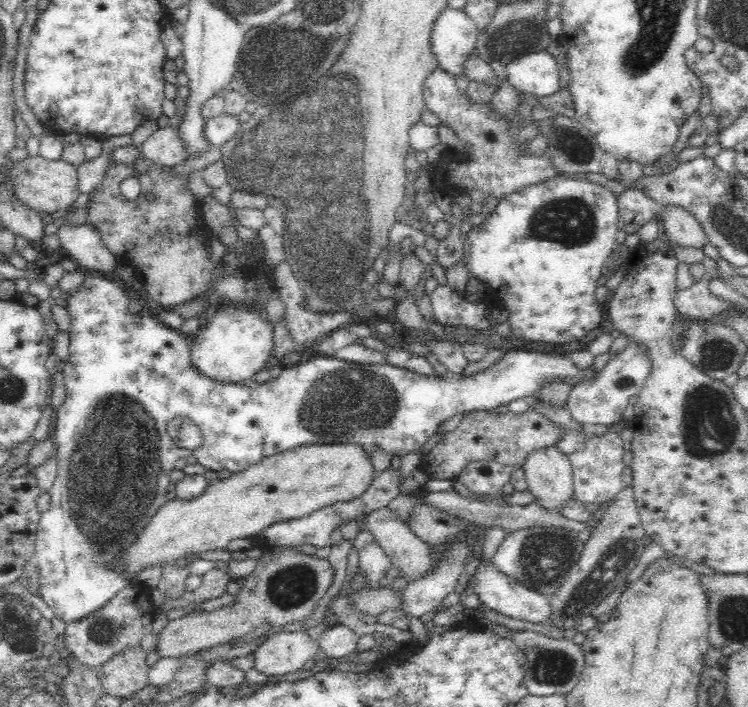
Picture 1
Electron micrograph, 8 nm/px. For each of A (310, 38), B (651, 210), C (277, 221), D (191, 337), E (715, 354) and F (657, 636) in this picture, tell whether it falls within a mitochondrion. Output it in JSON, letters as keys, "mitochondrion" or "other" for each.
{"A":"mitochondrion","B":"other","C":"mitochondrion","D":"other","E":"mitochondrion","F":"mitochondrion"}

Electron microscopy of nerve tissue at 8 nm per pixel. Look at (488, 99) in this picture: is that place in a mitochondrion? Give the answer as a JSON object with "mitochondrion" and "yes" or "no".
{"mitochondrion":"no"}

